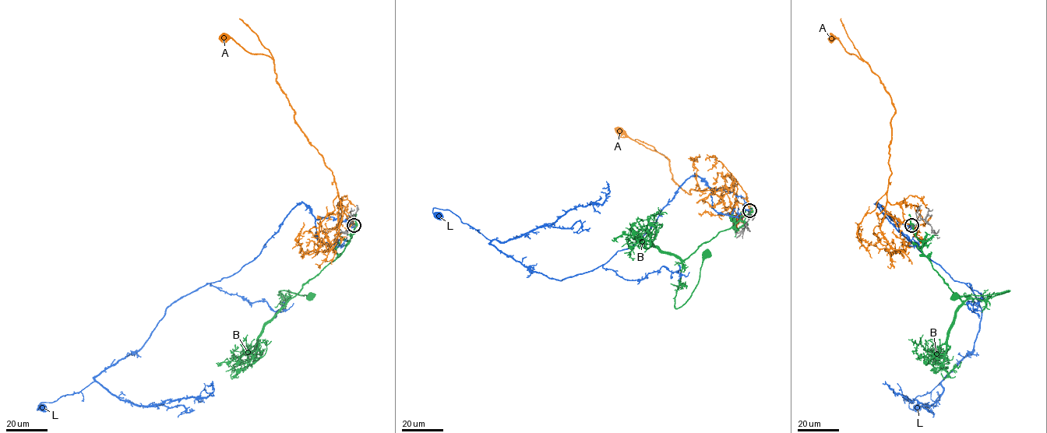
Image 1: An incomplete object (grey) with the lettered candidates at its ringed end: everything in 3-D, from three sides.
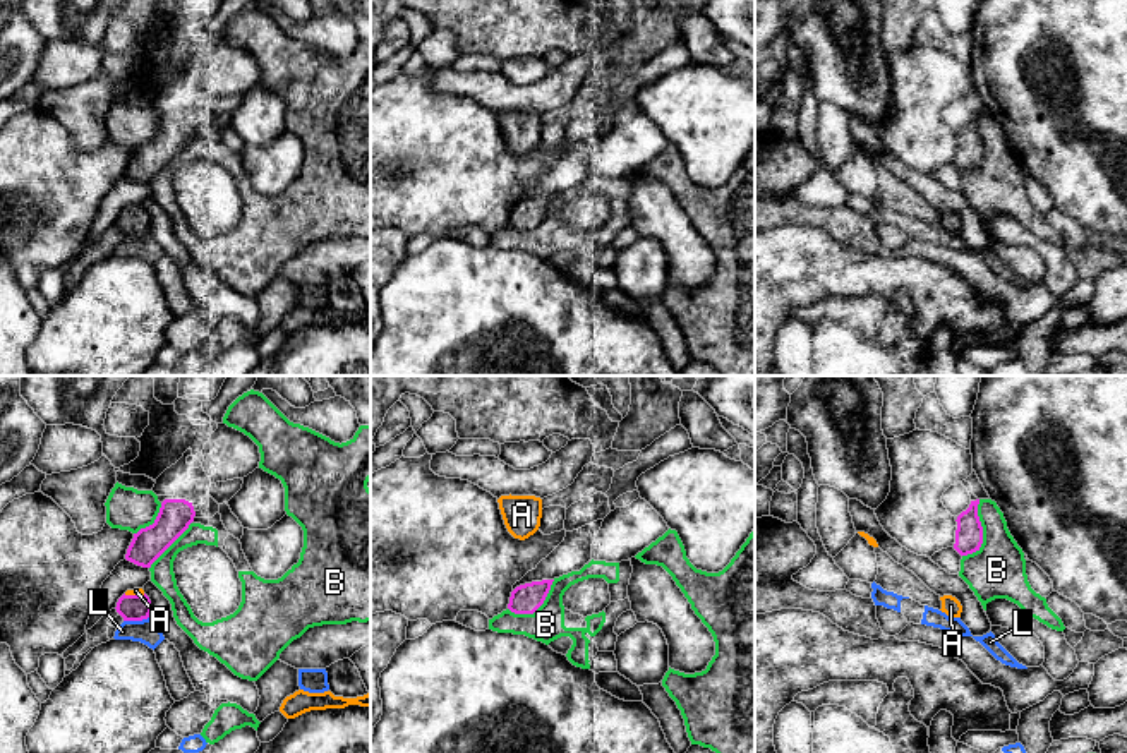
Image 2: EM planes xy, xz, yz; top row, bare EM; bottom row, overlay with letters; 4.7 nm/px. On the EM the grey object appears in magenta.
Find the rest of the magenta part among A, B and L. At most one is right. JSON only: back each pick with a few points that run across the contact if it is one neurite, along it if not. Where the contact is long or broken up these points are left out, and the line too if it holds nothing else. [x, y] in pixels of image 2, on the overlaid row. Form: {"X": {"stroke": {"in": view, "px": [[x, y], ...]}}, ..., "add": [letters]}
{"A": {"stroke": {"in": "xy", "px": [[132, 608], [134, 596], [136, 590]]}}, "add": ["A"]}

